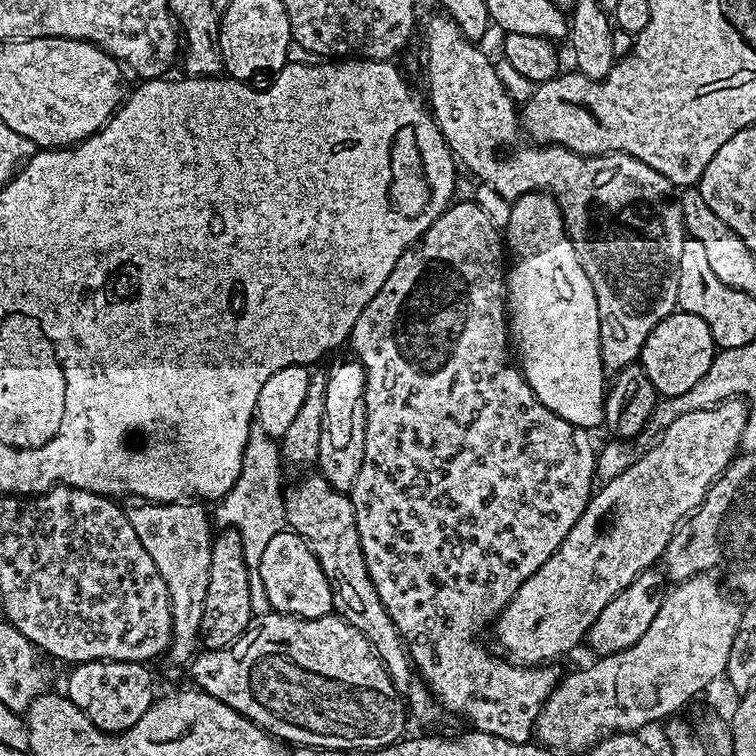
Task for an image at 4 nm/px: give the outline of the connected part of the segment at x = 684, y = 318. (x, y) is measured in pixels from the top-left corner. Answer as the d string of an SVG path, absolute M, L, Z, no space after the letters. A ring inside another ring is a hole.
M677 310L650 330L646 346L642 346L639 363L661 397L677 396L698 386L698 382L710 370L717 351L718 345L710 334L710 326L706 326L698 314Z

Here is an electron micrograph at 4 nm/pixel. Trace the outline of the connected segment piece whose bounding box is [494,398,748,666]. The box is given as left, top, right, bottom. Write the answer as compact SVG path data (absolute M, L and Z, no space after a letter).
M736 398L726 400L723 404L717 404L710 408L694 410L693 412L676 416L674 422L670 422L670 426L659 433L660 441L645 456L637 455L633 459L631 466L621 476L615 476L613 480L607 481L603 485L604 489L601 492L599 489L593 495L592 499L588 501L582 518L578 518L578 522L574 522L574 530L570 530L570 534L566 534L562 546L558 546L556 553L537 572L530 574L530 578L526 578L524 587L518 590L518 594L514 594L512 601L504 608L504 613L496 620L494 625L496 640L505 648L503 651L506 653L507 659L525 666L544 666L549 662L556 662L552 660L566 655L571 648L576 648L579 644L582 644L582 641L588 635L588 631L592 629L593 622L598 618L598 614L602 614L602 610L606 610L608 603L619 592L626 590L626 586L630 586L630 582L634 582L634 578L638 578L638 574L649 571L655 565L652 563L655 560L657 563L663 557L664 552L673 543L672 535L676 532L676 523L679 520L681 522L687 521L691 517L692 513L704 501L704 495L708 492L709 486L722 475L724 469L732 463L734 457L741 451L740 439L742 439L744 431L746 430L747 422L748 405Z

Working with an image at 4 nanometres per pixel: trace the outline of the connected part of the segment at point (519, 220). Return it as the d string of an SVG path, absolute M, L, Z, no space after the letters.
M546 192L522 194L518 199L511 201L511 206L510 222L506 229L506 248L510 253L510 263L506 268L506 315L511 339L515 343L516 340L520 343L521 361L519 360L519 363L522 365L522 371L528 379L528 384L534 390L538 402L542 402L542 406L554 410L554 414L566 418L566 422L570 422L574 426L596 430L596 427L601 427L604 424L604 398L606 395L606 380L604 384L604 379L606 379L606 373L604 364L600 360L600 315L598 314L598 298L594 294L594 286L590 286L590 278L586 278L586 270L582 270L582 266L578 262L578 254L570 242L568 232L564 229L564 215L561 214L558 202L551 194Z

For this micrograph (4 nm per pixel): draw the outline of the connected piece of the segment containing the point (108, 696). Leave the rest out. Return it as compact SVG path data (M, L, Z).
M95 660L77 664L68 676L66 695L94 726L104 732L125 732L132 728L154 703L152 696L152 672L147 663L129 660Z

